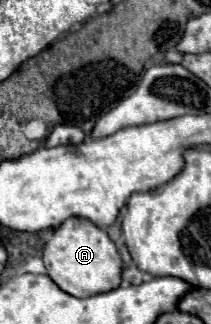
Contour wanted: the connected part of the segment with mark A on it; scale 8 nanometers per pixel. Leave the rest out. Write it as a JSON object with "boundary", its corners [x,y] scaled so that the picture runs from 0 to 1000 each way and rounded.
{"boundary":[[[322,673],[294,685],[209,765],[209,821],[227,852],[322,907],[408,920],[521,901],[569,883],[578,802],[512,722],[398,673]]]}

